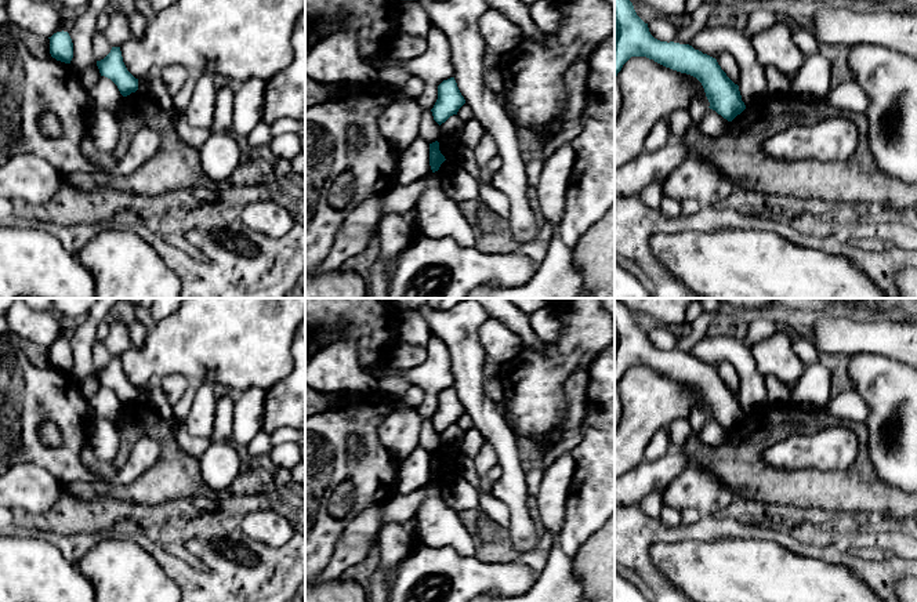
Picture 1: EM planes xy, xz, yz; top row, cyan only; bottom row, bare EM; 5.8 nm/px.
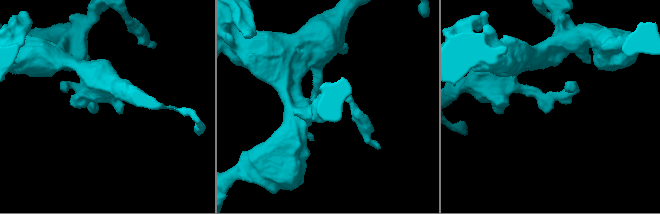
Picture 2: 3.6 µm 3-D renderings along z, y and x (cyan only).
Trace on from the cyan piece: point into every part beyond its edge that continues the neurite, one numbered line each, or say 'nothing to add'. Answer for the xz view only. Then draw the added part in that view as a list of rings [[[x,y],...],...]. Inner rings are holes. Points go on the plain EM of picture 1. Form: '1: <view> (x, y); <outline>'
nothing to add

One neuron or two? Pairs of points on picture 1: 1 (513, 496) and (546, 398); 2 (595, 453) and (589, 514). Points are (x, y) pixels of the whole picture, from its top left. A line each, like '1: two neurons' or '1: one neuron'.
1: two neurons
2: one neuron

